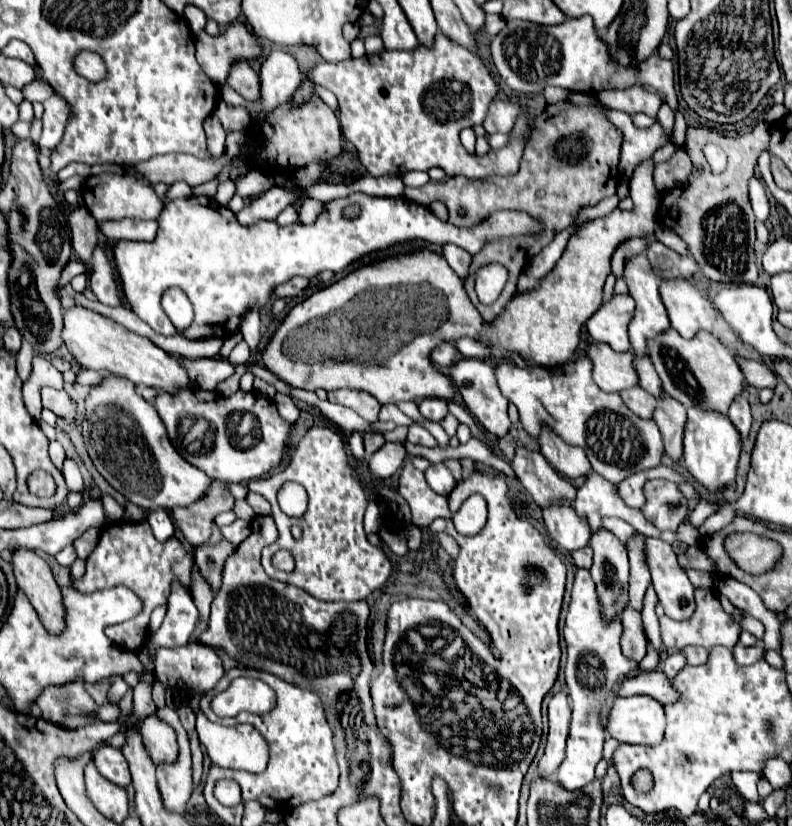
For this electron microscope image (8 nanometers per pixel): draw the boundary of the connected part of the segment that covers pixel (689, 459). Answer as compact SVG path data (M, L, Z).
M688 408L686 432L684 432L684 466L686 470L710 492L718 492L732 486L736 480L736 464L740 454L740 434L728 420L718 412L706 412Z

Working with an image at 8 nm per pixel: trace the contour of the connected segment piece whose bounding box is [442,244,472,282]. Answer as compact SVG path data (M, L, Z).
M446 244L444 248L442 248L442 254L444 254L444 258L446 258L446 262L450 264L450 268L458 274L458 278L462 278L462 282L468 278L468 268L470 268L470 260L472 260L472 256L466 252L466 250L462 250L462 248L458 248L458 246L454 246L454 244Z

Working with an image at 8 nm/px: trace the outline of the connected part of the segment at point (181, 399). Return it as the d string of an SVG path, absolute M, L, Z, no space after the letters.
M180 390L178 394L160 394L154 400L154 408L168 430L168 438L172 446L196 468L204 470L210 478L220 482L242 482L254 480L268 474L274 466L280 464L284 452L284 440L288 438L290 424L278 414L276 404L262 396L260 392L236 392L232 396L222 396L216 392L204 390Z

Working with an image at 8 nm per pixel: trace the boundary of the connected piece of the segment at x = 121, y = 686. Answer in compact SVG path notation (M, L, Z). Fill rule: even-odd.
M118 676L118 678L112 682L110 690L108 690L108 702L112 702L112 704L120 702L120 700L124 698L126 690L128 690L128 684L126 684L126 682L124 682L124 680Z

